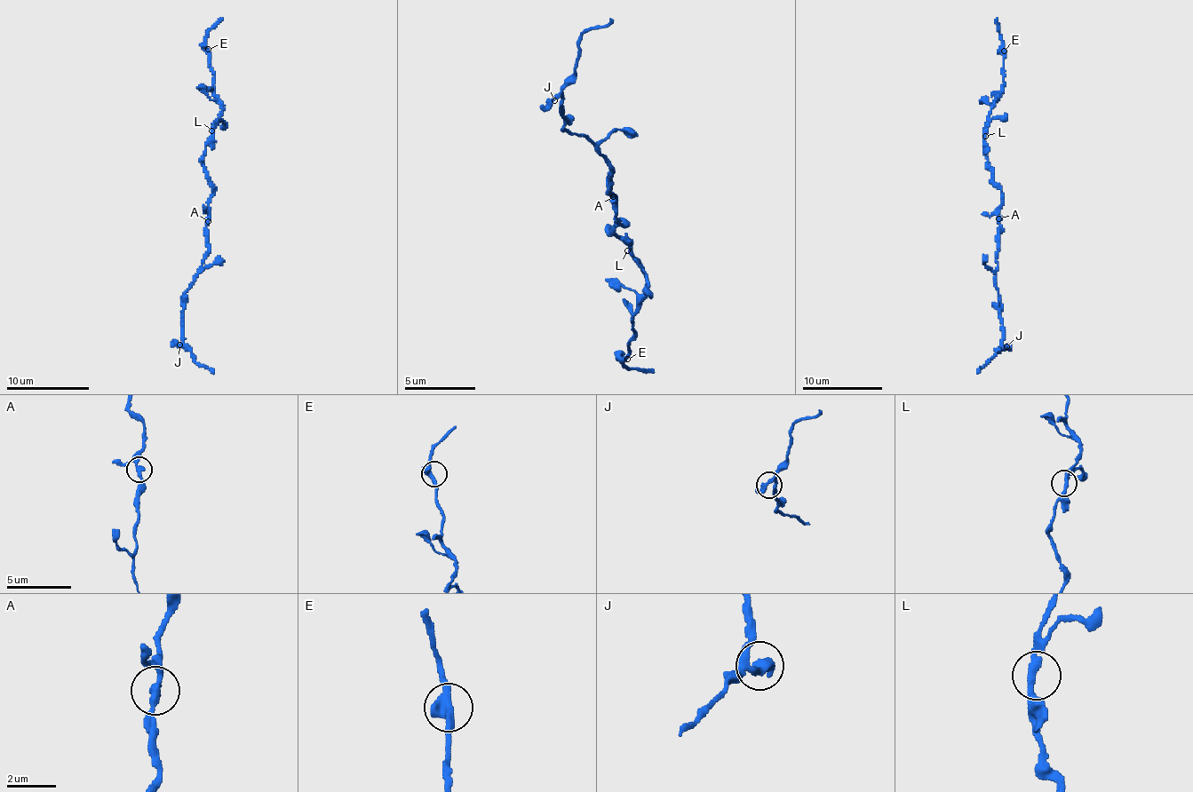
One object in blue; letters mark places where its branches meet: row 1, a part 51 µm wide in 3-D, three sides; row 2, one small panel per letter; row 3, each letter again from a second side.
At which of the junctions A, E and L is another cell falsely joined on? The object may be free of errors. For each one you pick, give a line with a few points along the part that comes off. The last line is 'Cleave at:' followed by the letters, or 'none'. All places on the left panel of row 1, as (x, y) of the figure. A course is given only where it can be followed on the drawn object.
Cleave at: none

